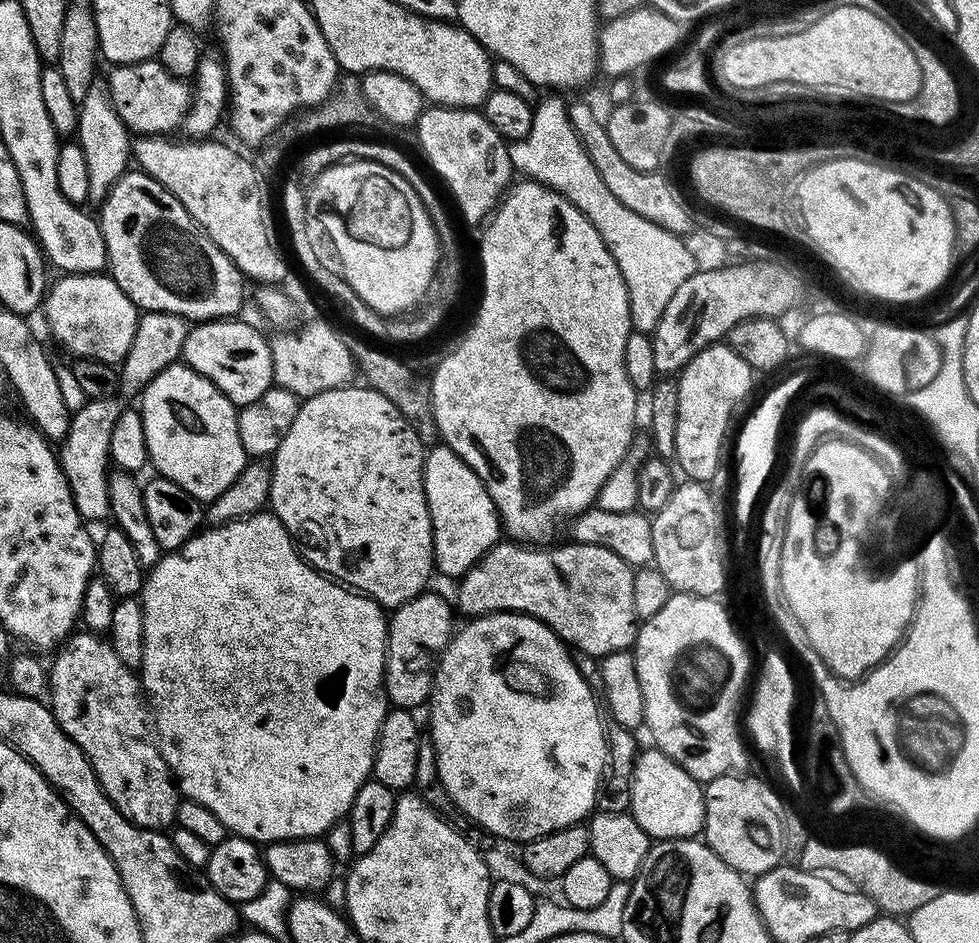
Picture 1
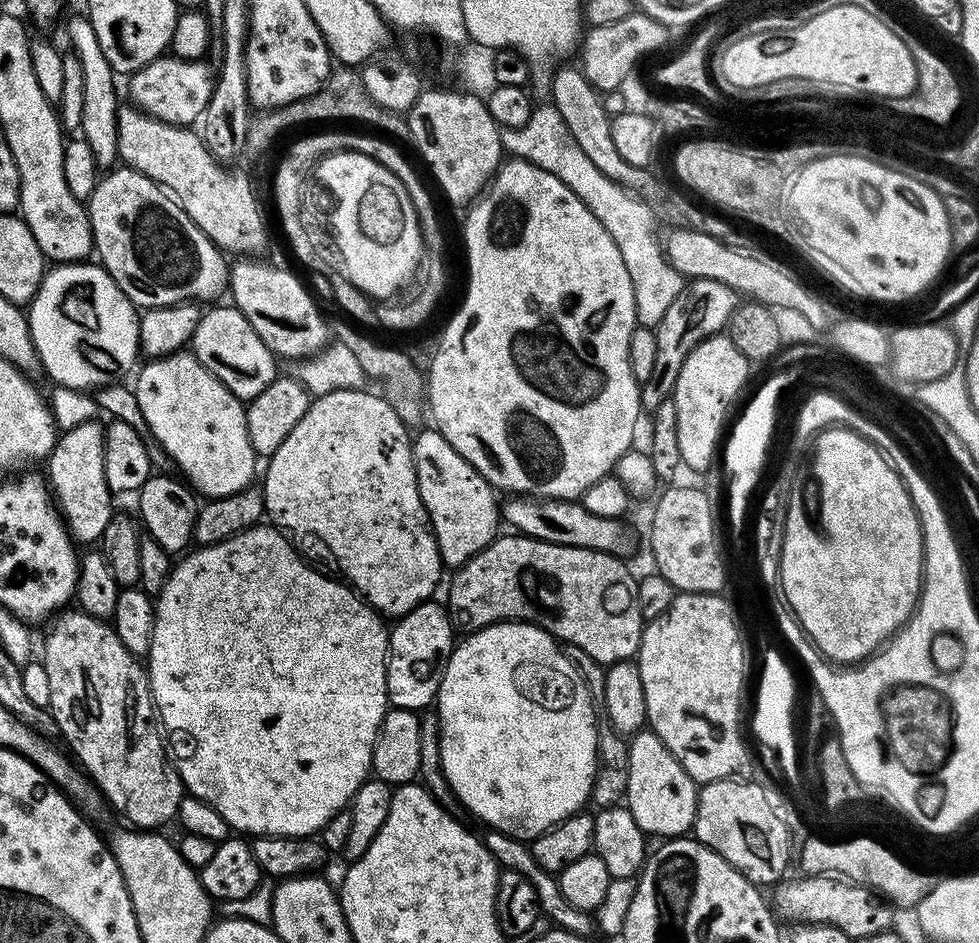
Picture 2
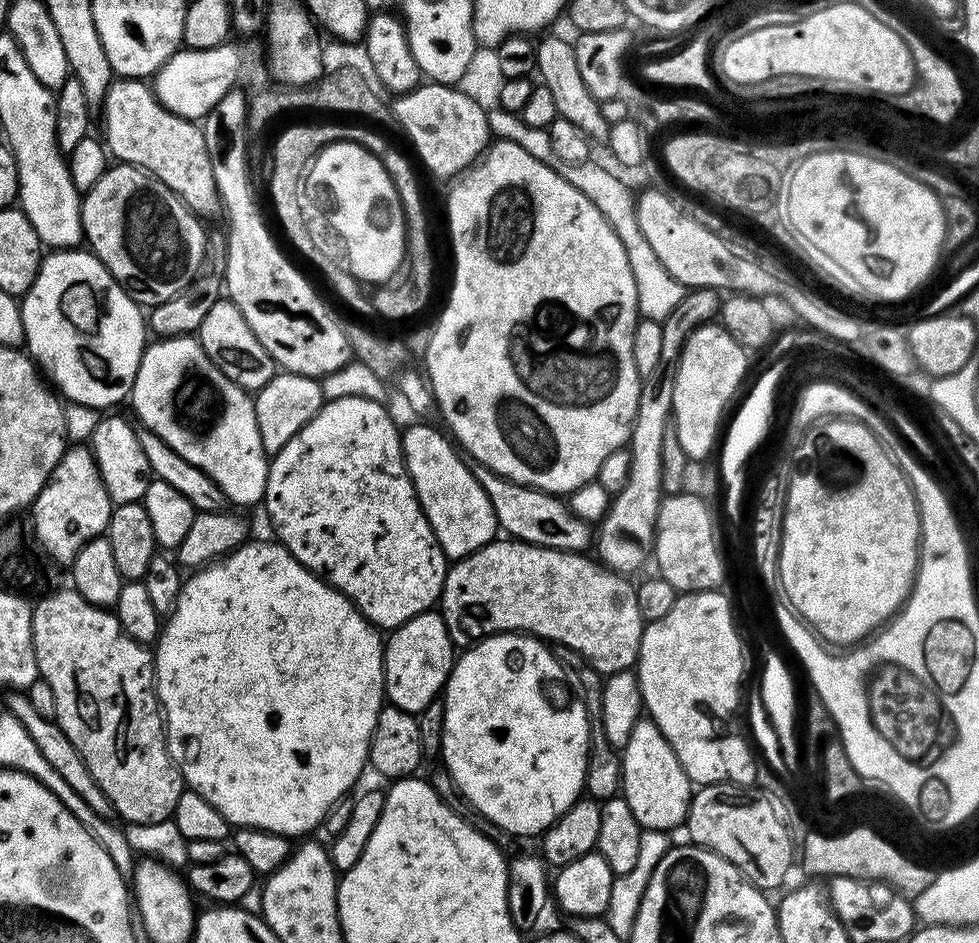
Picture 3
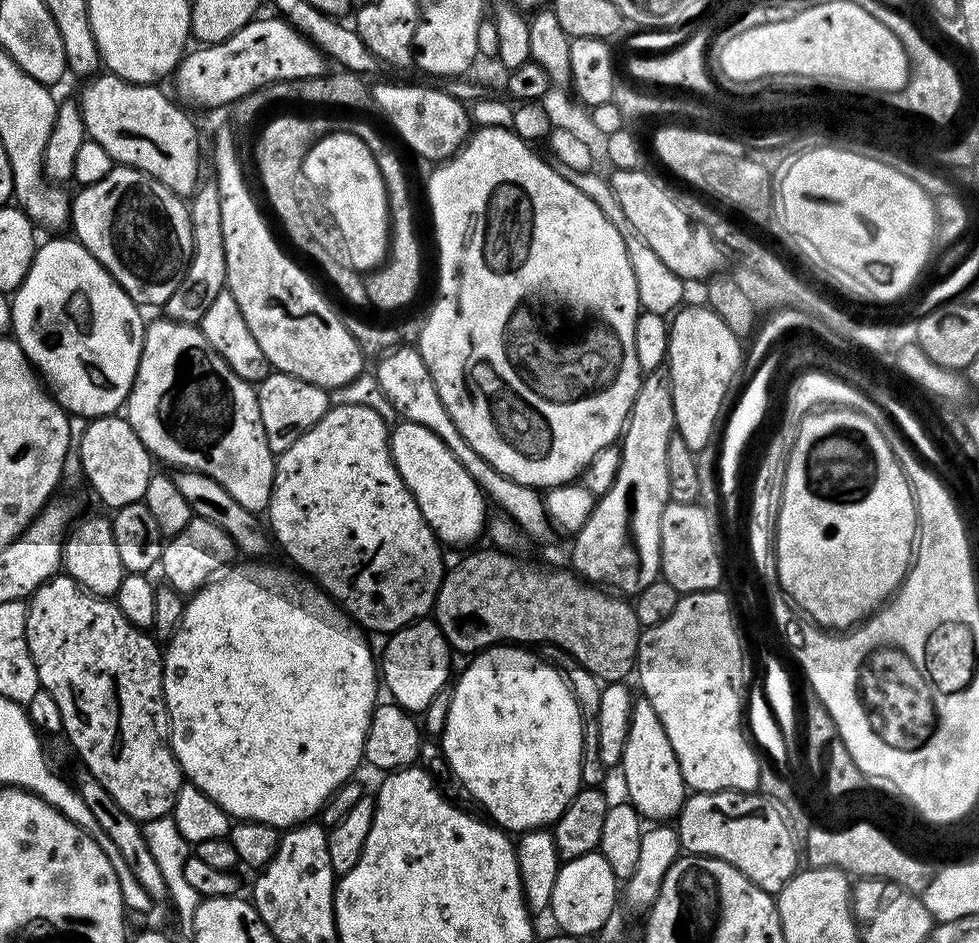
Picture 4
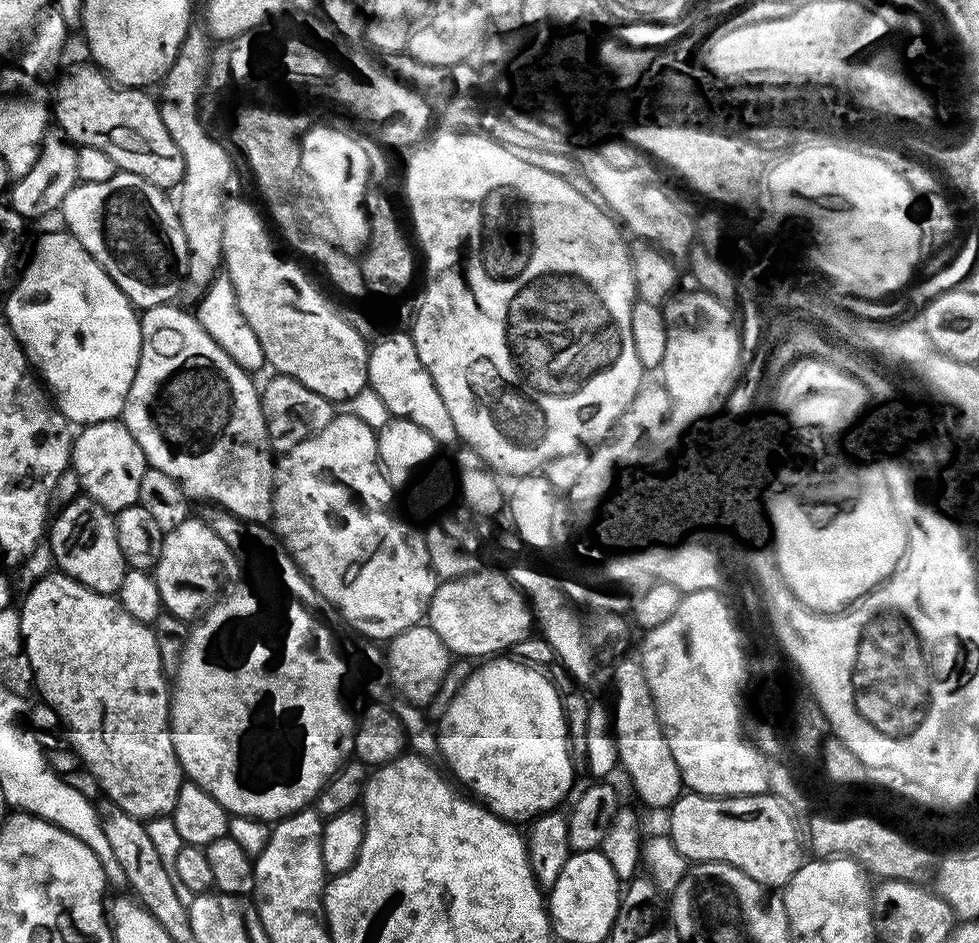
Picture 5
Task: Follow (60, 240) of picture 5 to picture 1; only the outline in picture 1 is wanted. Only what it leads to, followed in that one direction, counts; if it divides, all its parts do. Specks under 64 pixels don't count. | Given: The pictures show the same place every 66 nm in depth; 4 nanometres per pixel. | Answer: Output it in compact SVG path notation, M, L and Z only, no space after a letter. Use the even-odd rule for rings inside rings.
M72 273L59 277L60 280L51 285L44 300L46 320L56 341L60 342L68 351L78 355L76 357L116 366L126 357L134 338L139 309L128 295L118 286L115 280L103 273L90 275L74 275Z

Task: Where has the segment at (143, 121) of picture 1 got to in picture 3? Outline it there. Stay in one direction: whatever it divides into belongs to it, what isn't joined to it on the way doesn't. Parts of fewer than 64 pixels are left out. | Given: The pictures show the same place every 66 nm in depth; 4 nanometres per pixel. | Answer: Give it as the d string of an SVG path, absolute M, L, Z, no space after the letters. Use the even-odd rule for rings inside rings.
M225 42L210 50L181 47L151 77L150 87L156 101L183 120L203 121L227 92L241 83L239 80L240 71L244 68L244 56L239 46L232 43Z

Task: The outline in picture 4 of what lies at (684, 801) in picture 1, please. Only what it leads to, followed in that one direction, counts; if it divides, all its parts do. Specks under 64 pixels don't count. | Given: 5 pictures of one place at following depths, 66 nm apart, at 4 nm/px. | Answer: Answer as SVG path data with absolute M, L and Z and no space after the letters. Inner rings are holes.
M637 699L632 706L632 721L628 727L628 741L624 744L622 769L624 784L628 787L627 799L648 822L668 822L684 807L686 789L678 758L666 738L666 730L650 702Z

